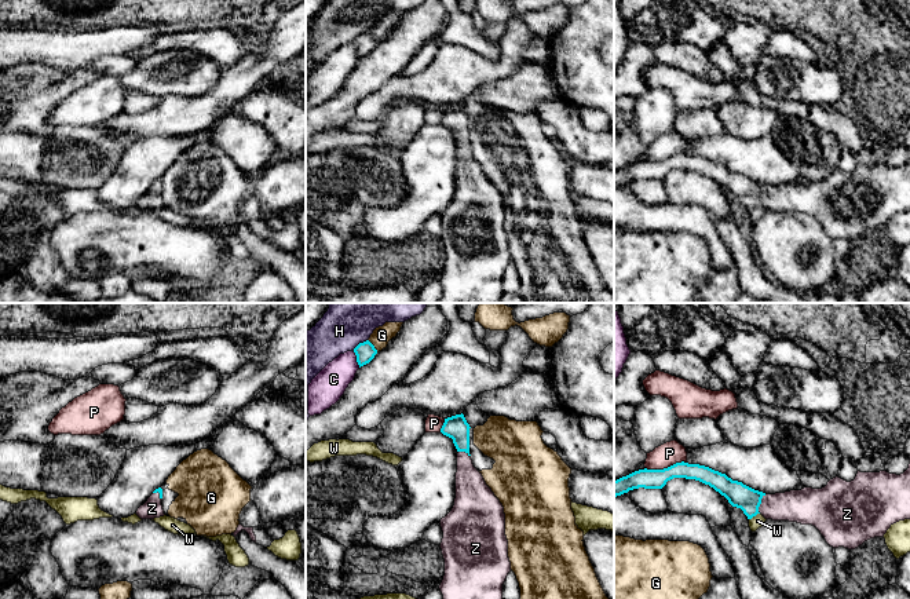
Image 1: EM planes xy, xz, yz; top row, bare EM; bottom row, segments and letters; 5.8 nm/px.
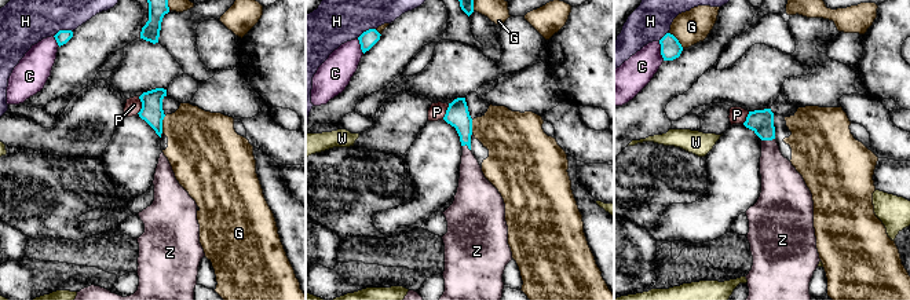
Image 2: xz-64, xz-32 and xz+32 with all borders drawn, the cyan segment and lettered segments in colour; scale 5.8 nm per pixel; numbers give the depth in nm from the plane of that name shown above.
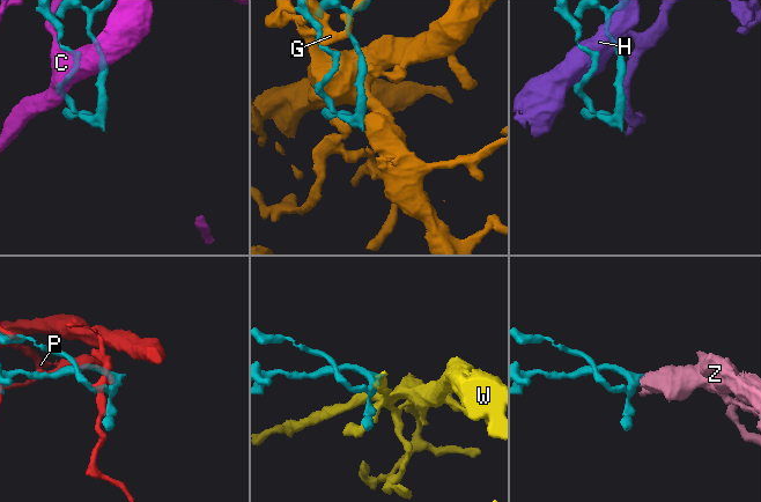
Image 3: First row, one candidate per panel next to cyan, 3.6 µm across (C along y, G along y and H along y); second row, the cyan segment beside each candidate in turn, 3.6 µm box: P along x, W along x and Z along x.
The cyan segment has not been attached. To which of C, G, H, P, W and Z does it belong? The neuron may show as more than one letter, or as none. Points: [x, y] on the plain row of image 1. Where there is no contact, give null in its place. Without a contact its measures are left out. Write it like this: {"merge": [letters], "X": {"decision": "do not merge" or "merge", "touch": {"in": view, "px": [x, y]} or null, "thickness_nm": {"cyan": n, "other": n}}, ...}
{"merge": ["Z"], "C": {"decision": "do not merge", "touch": {"in": "xz", "px": [357, 51]}, "thickness_nm": {"cyan": 120, "other": 190}}, "G": {"decision": "do not merge", "touch": {"in": "xz", "px": [373, 37]}, "thickness_nm": {"cyan": 120, "other": 110}}, "H": {"decision": "do not merge", "touch": {"in": "xz", "px": [360, 35]}, "thickness_nm": {"cyan": 120, "other": 260}}, "P": {"decision": "do not merge", "touch": {"in": "yz", "px": [665, 160]}, "thickness_nm": {"cyan": 110, "other": 140}}, "W": {"decision": "do not merge", "touch": {"in": "yz", "px": [753, 207]}, "thickness_nm": {"cyan": 140, "other": 70}}, "Z": {"decision": "merge", "touch": {"in": "yz", "px": [760, 194]}, "thickness_nm": {"cyan": 140, "other": 190}}}

